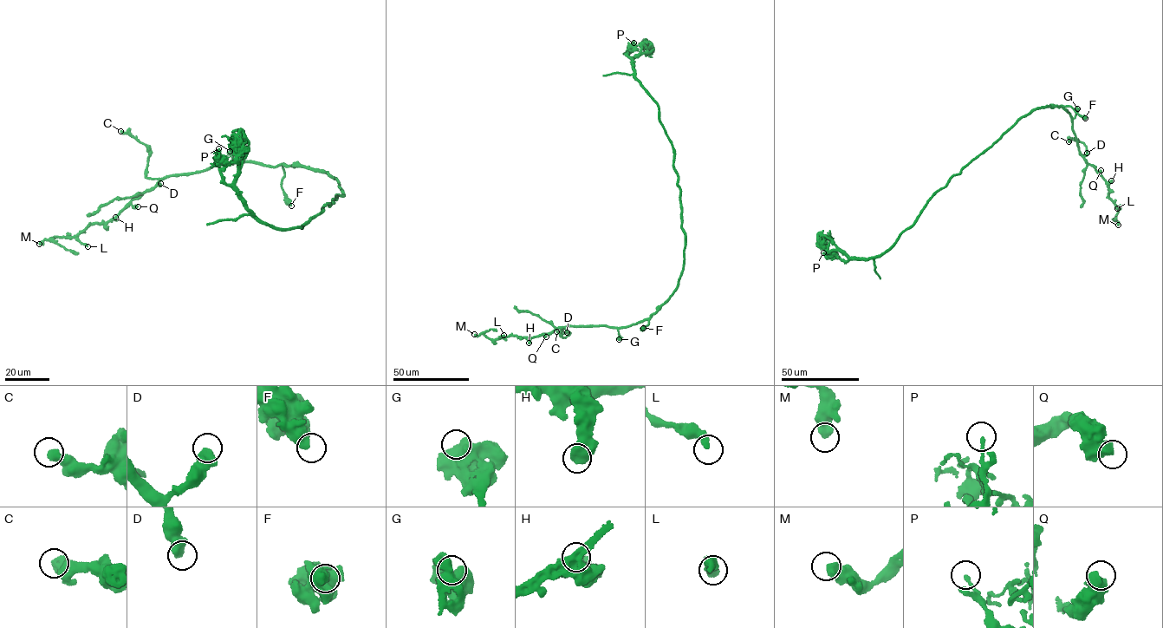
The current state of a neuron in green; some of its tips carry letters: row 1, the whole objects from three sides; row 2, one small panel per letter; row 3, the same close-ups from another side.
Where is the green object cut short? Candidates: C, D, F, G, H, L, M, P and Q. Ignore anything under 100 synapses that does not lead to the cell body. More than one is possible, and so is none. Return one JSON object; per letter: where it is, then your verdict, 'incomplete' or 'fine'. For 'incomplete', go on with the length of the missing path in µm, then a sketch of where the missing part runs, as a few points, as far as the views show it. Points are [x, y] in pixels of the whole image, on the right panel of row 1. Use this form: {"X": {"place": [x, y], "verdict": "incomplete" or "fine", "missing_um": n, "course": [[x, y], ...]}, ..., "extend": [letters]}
{"C": {"place": [1068, 141], "verdict": "fine"}, "D": {"place": [1087, 153], "verdict": "fine"}, "F": {"place": [1085, 118], "verdict": "fine"}, "G": {"place": [1077, 108], "verdict": "fine"}, "H": {"place": [1111, 180], "verdict": "fine"}, "L": {"place": [1117, 208], "verdict": "fine"}, "M": {"place": [1118, 225], "verdict": "fine"}, "P": {"place": [823, 252], "verdict": "fine"}, "Q": {"place": [1101, 170], "verdict": "fine"}, "extend": []}

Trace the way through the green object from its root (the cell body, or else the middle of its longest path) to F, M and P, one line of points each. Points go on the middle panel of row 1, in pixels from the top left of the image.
F: (684, 258), (676, 288), (643, 328)
M: (684, 258), (668, 298), (650, 317), (627, 326), (568, 326), (529, 337), (491, 339), (474, 334)
P: (684, 258), (680, 192), (672, 142), (658, 105), (634, 76), (627, 54), (633, 42)

